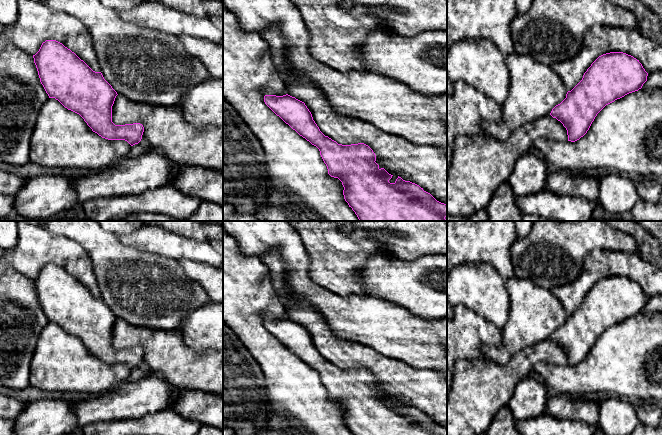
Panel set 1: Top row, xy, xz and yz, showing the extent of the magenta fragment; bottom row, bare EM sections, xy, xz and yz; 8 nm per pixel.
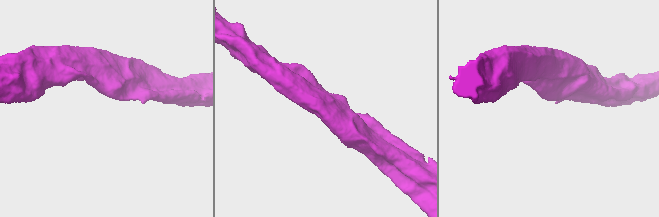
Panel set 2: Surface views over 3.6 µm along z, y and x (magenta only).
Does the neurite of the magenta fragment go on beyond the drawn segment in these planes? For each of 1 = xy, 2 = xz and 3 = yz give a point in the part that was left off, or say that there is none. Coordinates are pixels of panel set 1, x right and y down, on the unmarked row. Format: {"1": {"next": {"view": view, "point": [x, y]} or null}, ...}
{"1": {"next": null}, "2": {"next": null}, "3": {"next": null}}

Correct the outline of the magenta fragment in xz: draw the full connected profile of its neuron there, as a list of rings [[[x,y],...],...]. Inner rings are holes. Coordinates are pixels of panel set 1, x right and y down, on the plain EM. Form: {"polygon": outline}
{"polygon": [[[288,318],[283,320],[265,319],[264,326],[300,360],[319,373],[320,379],[327,390],[328,398],[342,406],[344,423],[353,435],[447,435],[446,428],[437,425],[430,417],[424,415],[415,407],[405,405],[399,400],[394,407],[390,407],[389,404],[393,399],[389,398],[384,392],[379,392],[379,389],[375,386],[376,379],[368,369],[364,367],[342,369],[325,360],[313,344],[312,338],[304,326]]]}

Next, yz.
{"polygon": [[[623,276],[603,278],[591,288],[582,304],[567,316],[566,322],[552,333],[550,339],[566,352],[568,365],[575,366],[587,357],[597,338],[606,329],[641,313],[647,300],[642,288],[633,280]]]}

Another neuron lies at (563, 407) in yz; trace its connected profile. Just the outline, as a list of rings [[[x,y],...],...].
[[[561,394],[548,398],[545,413],[559,420],[578,421],[597,426],[599,403]]]

